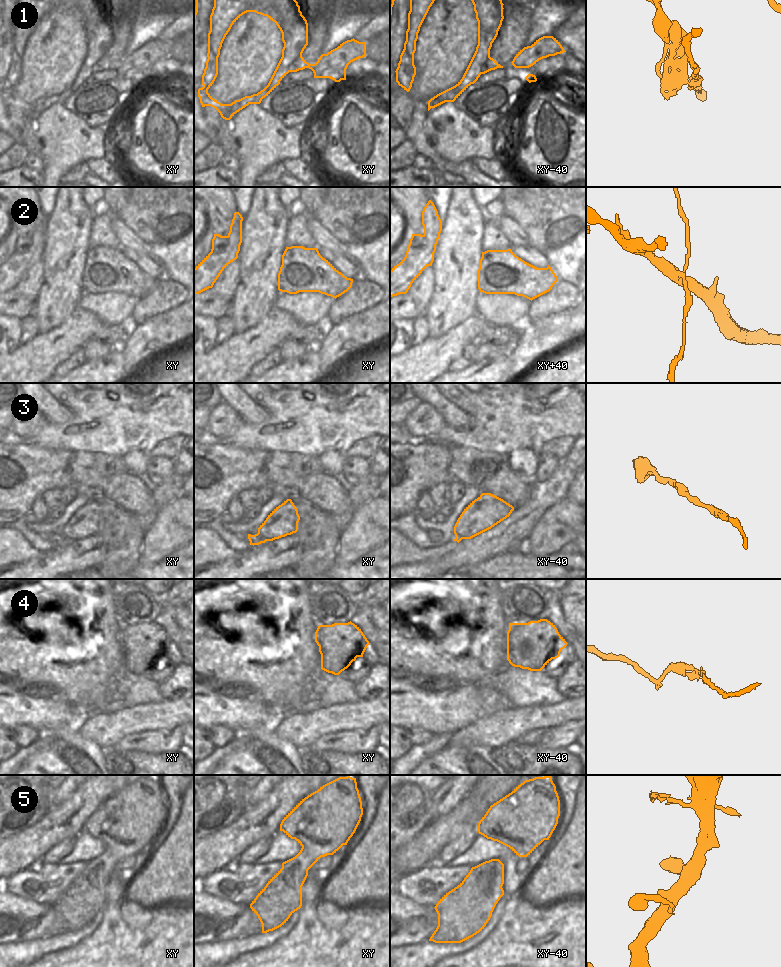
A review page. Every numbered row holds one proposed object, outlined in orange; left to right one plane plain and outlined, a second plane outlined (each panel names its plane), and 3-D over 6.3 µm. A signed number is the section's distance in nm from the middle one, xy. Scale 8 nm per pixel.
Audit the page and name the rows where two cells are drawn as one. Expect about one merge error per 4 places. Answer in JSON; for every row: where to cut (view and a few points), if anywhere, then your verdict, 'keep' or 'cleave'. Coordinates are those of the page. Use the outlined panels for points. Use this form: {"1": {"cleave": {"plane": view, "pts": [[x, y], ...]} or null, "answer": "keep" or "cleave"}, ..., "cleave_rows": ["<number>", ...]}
{"1": {"cleave": {"plane": "xy", "pts": [[314, 64], [312, 70]]}, "answer": "cleave"}, "2": {"cleave": {"plane": "xy+40", "pts": [[426, 237], [426, 243], [418, 251], [406, 254]]}, "answer": "cleave"}, "3": {"cleave": null, "answer": "keep"}, "4": {"cleave": null, "answer": "keep"}, "5": {"cleave": null, "answer": "keep"}, "cleave_rows": ["1", "2"]}

